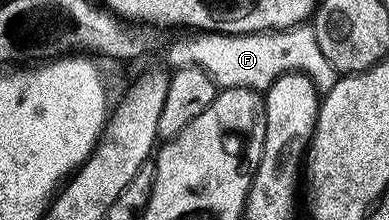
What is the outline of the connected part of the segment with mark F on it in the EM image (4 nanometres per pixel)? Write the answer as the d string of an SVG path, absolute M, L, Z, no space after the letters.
M310 24L293 25L289 29L263 33L225 34L212 31L199 33L179 41L174 40L165 56L170 68L196 66L204 70L218 88L247 88L264 91L275 78L285 73L307 73L319 95L331 91L339 76L318 47L318 40Z

